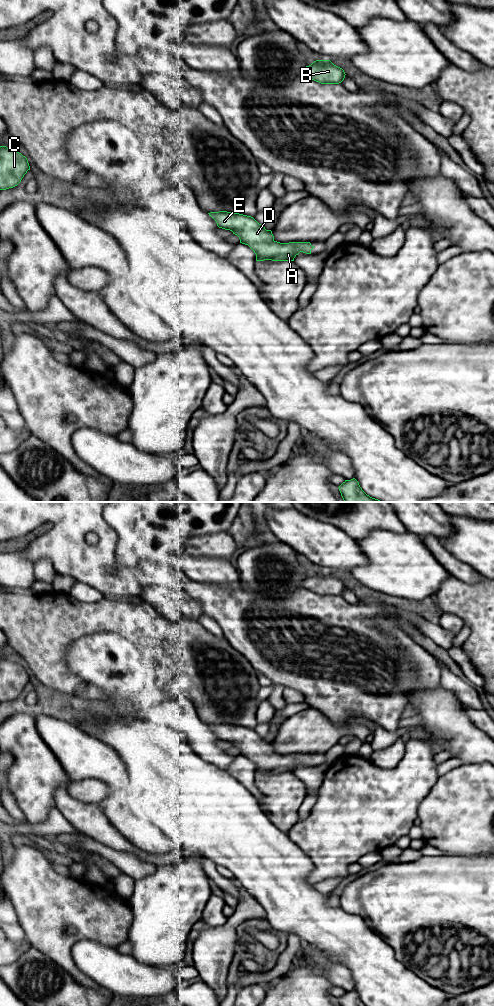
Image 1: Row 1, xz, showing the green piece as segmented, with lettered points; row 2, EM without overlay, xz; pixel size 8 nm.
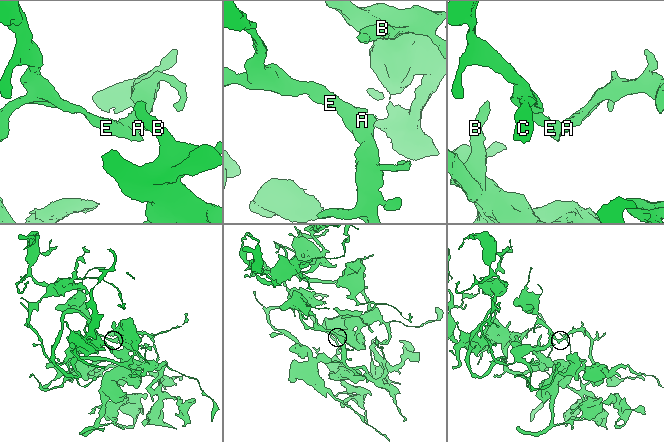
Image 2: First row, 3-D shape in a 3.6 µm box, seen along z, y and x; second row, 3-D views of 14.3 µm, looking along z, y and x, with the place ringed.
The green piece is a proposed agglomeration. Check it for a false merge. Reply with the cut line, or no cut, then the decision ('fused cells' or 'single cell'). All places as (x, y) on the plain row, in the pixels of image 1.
no cut; single cell

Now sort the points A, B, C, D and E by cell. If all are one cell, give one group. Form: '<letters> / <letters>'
A B C D E

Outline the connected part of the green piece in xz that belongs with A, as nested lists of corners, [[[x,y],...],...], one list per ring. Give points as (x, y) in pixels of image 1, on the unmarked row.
[[[227,724],[208,725],[219,740],[237,747],[240,755],[248,757],[256,766],[256,773],[294,773],[300,765],[311,766],[314,758],[310,754],[280,755],[274,752],[271,742],[266,742],[253,729]]]

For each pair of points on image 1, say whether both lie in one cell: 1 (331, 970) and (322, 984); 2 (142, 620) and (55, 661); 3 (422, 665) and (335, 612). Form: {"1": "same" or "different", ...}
{"1": "different", "2": "same", "3": "same"}

